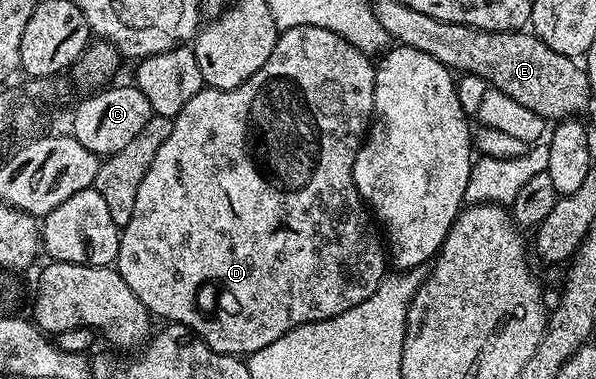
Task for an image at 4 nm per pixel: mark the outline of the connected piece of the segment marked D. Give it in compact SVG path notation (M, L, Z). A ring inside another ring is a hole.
M300 25L299 27L285 28L279 34L276 41L276 49L272 49L272 57L268 57L268 61L264 61L264 65L260 65L260 69L256 69L256 73L252 73L252 77L248 77L248 81L244 81L236 89L221 91L215 87L206 87L201 89L202 91L196 92L195 95L193 92L187 98L184 109L180 109L180 113L173 118L174 124L172 125L172 133L168 133L168 141L164 141L164 145L160 145L160 150L156 152L152 165L148 165L148 173L144 173L144 181L140 181L140 189L136 193L136 205L132 209L132 221L128 221L128 225L121 228L118 237L117 271L120 277L127 282L128 288L132 289L132 293L145 305L151 316L157 317L159 315L160 318L164 319L162 321L179 323L186 327L187 332L193 333L201 342L222 355L249 357L252 353L264 349L264 345L272 345L272 341L276 341L276 337L284 337L284 333L288 333L293 327L336 317L340 313L360 305L360 301L368 301L368 297L372 297L372 293L376 293L376 289L382 284L382 280L388 274L388 255L384 250L383 236L380 234L371 212L366 204L362 202L360 193L354 184L354 162L372 126L374 117L375 70L376 67L372 62L371 56L365 55L363 51L356 49L348 41L344 41L344 37L340 37L328 29L320 29L312 25Z

